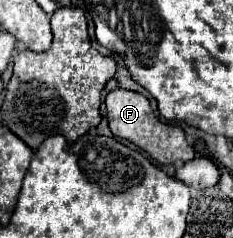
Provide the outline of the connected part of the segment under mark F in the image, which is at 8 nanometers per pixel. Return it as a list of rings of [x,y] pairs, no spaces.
[[[117,88],[107,94],[105,106],[107,106],[107,120],[109,120],[109,128],[111,128],[113,136],[133,142],[137,148],[145,150],[159,164],[173,164],[177,160],[187,162],[195,156],[193,148],[185,140],[185,132],[175,124],[167,124],[167,122],[157,120],[157,116],[151,110],[149,100],[143,94]]]

